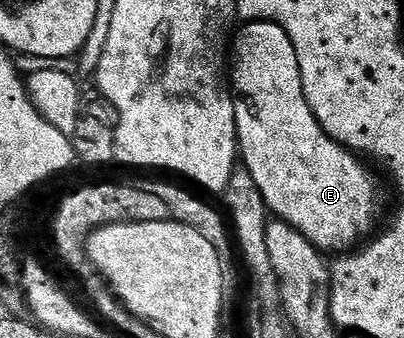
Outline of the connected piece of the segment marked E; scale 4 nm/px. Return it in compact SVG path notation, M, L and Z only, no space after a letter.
M249 20L241 27L240 38L237 41L235 38L231 46L230 61L230 88L236 103L238 157L243 168L254 175L254 183L258 183L258 191L262 191L269 214L290 223L290 227L298 230L321 251L348 251L363 242L373 232L372 224L376 221L376 177L357 154L326 135L314 111L310 111L306 91L302 91L298 51L294 51L290 35L286 35L286 31L273 21Z

